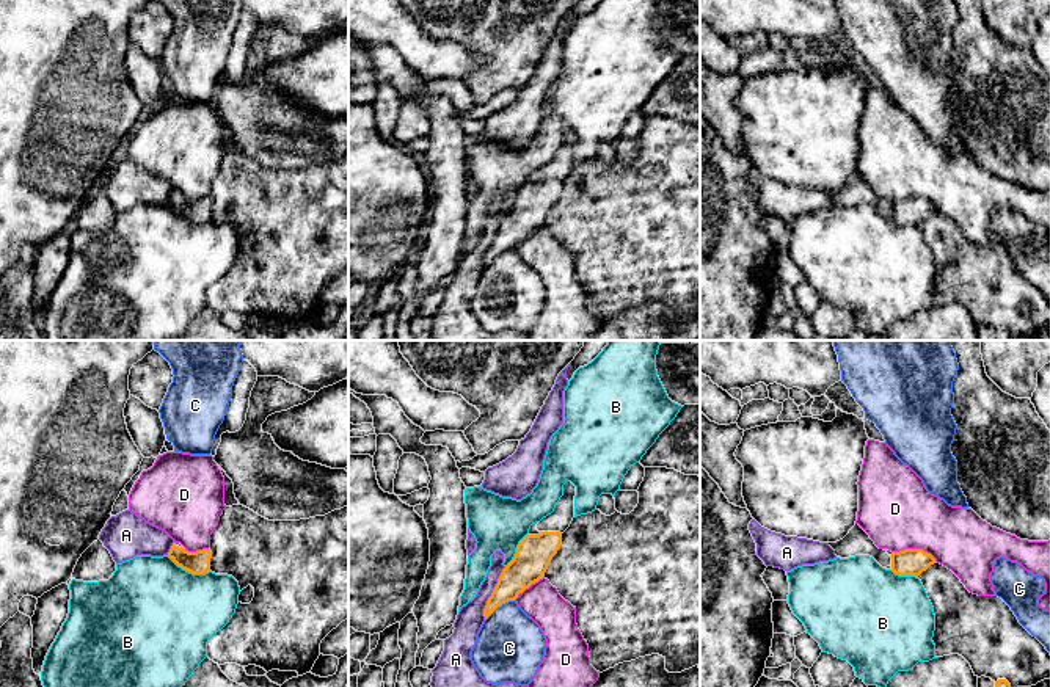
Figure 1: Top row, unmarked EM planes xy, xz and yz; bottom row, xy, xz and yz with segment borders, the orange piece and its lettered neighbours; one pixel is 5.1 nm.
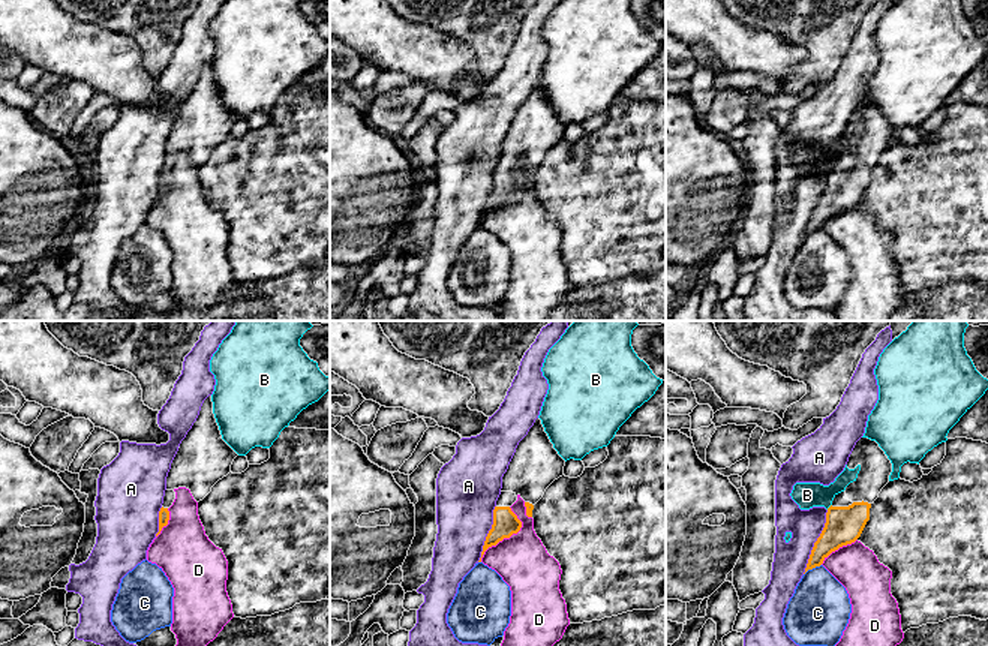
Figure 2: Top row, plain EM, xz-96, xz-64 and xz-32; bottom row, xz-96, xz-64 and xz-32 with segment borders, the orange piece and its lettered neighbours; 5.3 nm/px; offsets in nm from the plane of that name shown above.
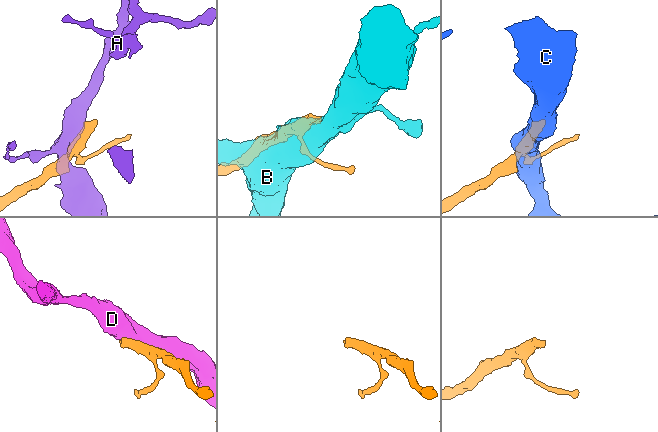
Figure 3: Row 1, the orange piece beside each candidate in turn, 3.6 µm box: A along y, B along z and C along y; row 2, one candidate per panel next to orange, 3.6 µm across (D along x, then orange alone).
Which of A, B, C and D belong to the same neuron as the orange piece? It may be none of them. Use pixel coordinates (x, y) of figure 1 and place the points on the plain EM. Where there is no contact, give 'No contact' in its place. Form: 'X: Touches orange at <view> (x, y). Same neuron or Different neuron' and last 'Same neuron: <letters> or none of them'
A: Touches orange at xz (492, 242). Different neuron
B: Touches orange at xy (189, 220). Different neuron
C: Touches orange at xz (499, 254). Different neuron
D: Touches orange at yz (915, 198). Different neuron
Same neuron: none of them

